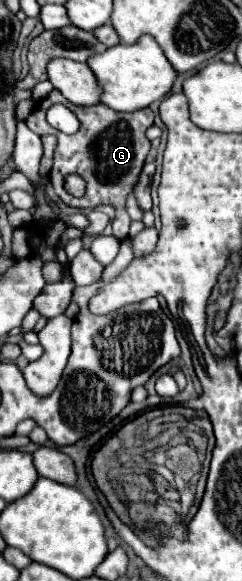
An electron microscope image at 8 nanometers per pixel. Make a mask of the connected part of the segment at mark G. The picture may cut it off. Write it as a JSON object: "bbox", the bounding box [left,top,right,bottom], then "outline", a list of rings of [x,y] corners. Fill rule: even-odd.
{"bbox":[26,90,154,240],"outline":[[[52,90],[42,102],[36,104],[34,112],[26,120],[28,128],[40,136],[54,134],[58,144],[54,150],[54,166],[50,170],[50,182],[54,190],[62,198],[64,204],[76,208],[94,208],[98,204],[110,204],[120,214],[120,234],[114,234],[118,240],[128,238],[130,216],[126,212],[126,196],[132,192],[134,184],[138,182],[138,174],[144,166],[144,158],[150,152],[150,140],[146,138],[146,130],[154,124],[154,112],[150,108],[142,108],[138,112],[116,112],[104,104],[94,106],[72,106],[60,90]],[[62,102],[72,112],[76,112],[80,120],[80,130],[76,134],[64,134],[60,130],[52,130],[46,122],[46,112],[52,104]],[[68,174],[78,174],[86,182],[86,194],[76,198],[64,188],[64,180]]]}

